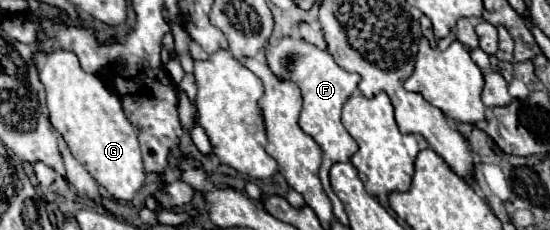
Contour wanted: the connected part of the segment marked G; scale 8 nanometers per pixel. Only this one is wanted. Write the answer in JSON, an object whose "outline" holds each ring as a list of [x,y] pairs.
{"outline":[[[68,50],[46,54],[40,80],[48,96],[50,122],[62,134],[74,158],[110,192],[110,196],[130,202],[138,188],[144,186],[146,172],[138,148],[138,130],[128,122],[122,102],[110,90],[110,84],[96,74],[84,72],[76,54]]]}

